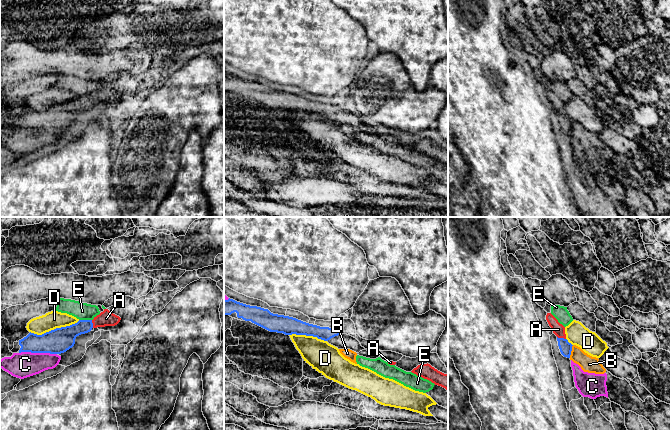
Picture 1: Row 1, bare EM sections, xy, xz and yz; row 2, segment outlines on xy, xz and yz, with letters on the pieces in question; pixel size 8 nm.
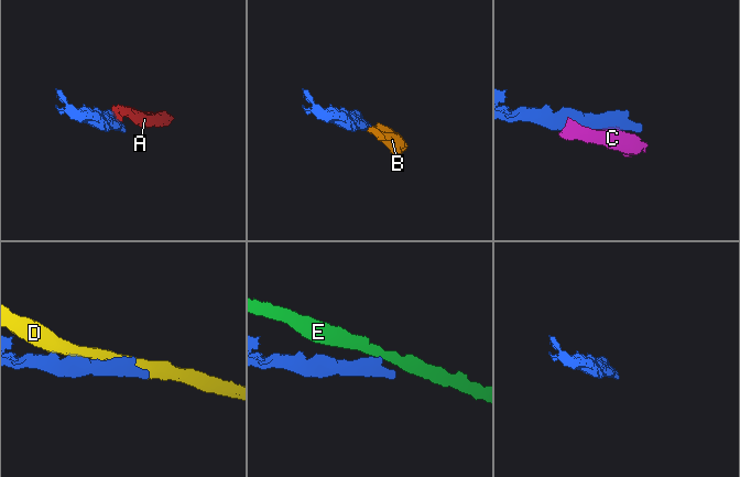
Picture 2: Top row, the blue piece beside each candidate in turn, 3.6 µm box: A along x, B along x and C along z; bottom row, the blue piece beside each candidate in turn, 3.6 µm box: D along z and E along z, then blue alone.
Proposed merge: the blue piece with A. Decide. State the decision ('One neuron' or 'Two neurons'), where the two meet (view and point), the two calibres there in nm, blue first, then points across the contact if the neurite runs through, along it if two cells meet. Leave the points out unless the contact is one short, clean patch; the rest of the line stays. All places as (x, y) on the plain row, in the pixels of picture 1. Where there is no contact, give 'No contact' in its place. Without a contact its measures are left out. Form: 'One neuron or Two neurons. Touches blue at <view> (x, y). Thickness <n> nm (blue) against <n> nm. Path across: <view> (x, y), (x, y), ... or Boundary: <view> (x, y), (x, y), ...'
One neuron. Touches blue at yz (561, 114). Thickness 100 nm (blue) against 100 nm. Path across: yz (565, 123), (561, 114), (558, 105)

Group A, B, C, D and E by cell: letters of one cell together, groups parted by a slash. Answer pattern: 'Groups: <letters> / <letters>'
Groups: A / B C / D / E

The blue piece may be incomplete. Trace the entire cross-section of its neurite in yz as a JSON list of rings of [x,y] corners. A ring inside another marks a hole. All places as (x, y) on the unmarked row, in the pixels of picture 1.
[[[547,89],[546,96],[553,109],[557,112],[558,122],[561,130],[564,133],[570,134],[573,121],[566,115],[565,103],[560,100],[551,89]]]

